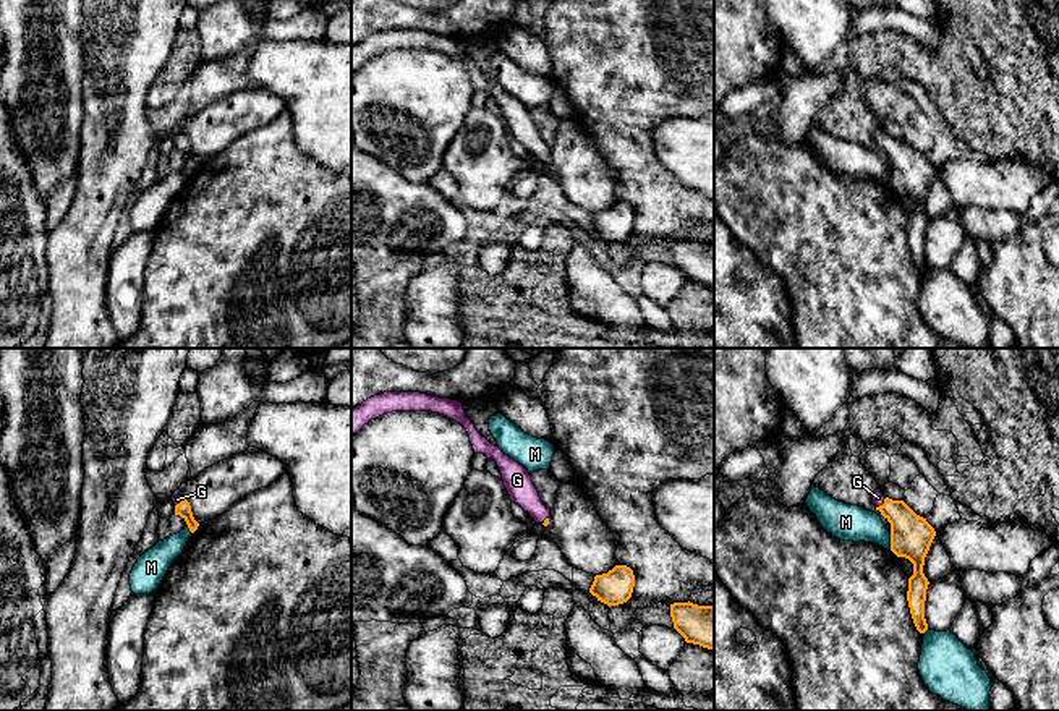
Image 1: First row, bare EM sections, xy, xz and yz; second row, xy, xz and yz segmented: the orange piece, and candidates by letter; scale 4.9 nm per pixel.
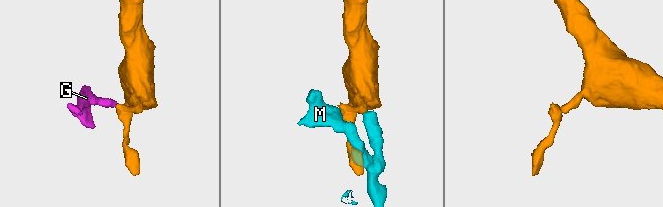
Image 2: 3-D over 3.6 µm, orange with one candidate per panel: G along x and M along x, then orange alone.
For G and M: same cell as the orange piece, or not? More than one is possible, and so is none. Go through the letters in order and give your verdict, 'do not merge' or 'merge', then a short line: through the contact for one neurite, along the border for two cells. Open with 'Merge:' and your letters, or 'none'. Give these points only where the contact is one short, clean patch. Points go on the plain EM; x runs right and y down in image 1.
Merge: G
G: merge | yz (910, 172), (883, 141), (878, 135)
M: do not merge

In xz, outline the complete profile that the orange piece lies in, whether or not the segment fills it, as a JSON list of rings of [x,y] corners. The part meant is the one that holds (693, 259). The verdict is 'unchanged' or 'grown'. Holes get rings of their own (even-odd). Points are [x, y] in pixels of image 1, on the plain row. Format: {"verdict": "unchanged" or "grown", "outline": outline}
{"verdict": "unchanged", "outline": [[[693,240],[670,241],[674,266],[687,280],[714,287],[714,243],[698,243]]]}

